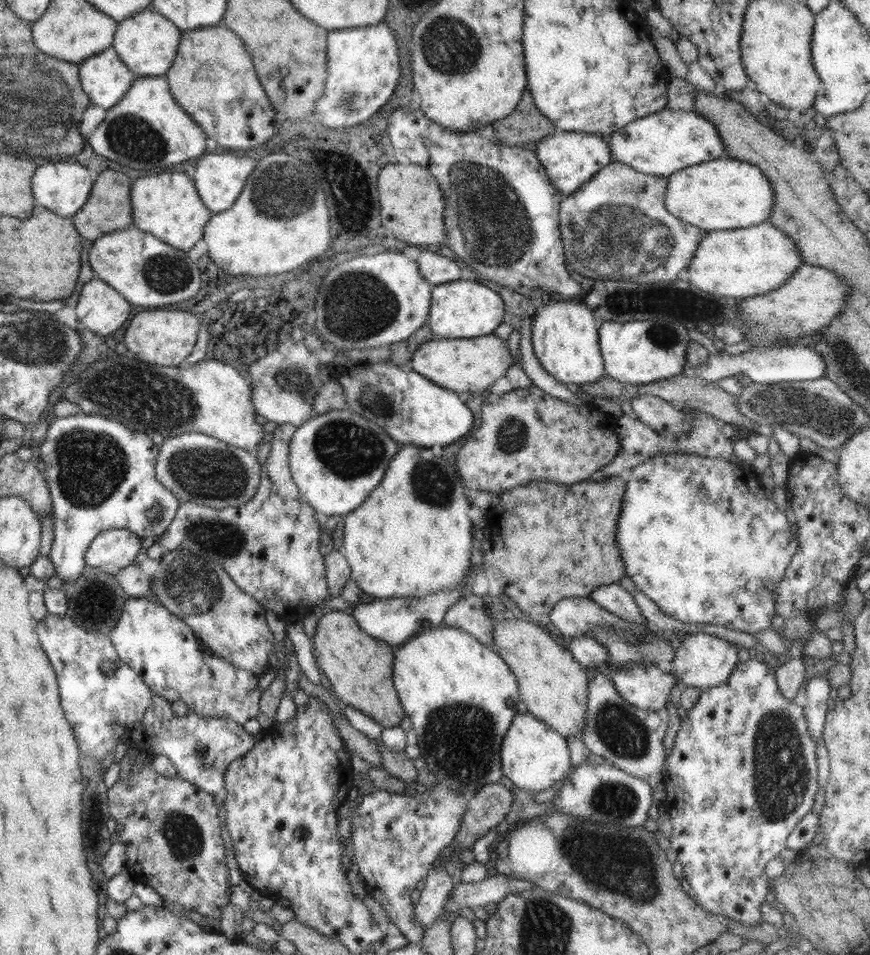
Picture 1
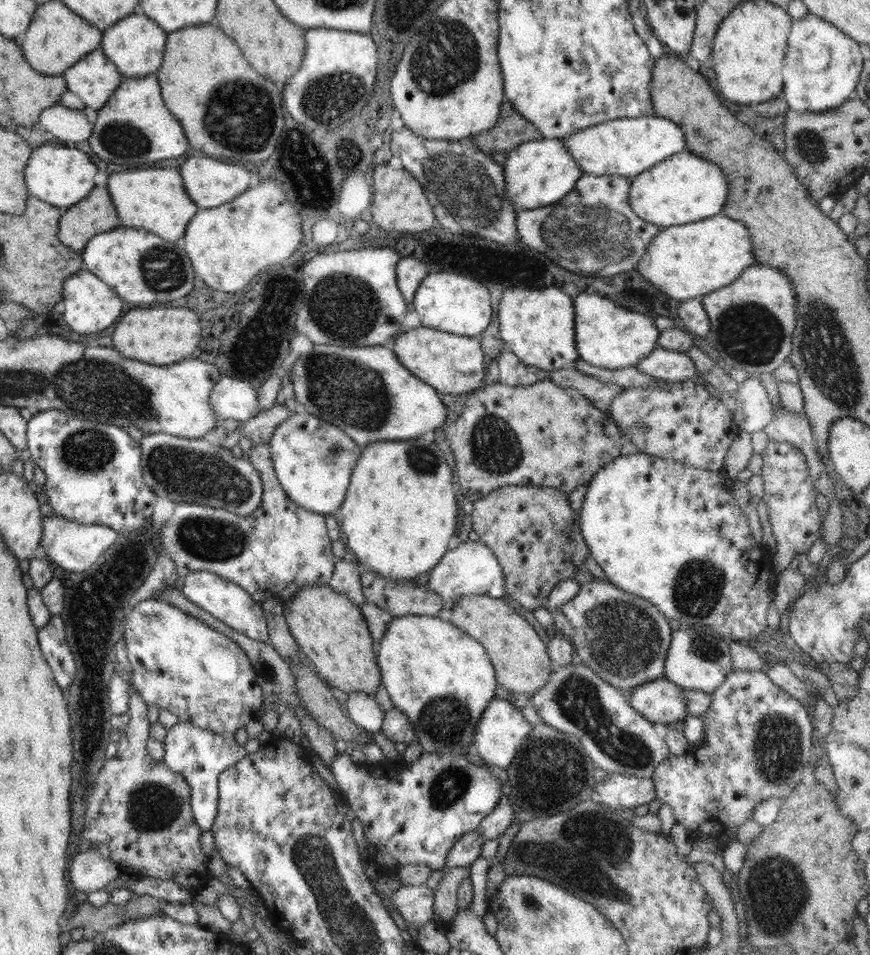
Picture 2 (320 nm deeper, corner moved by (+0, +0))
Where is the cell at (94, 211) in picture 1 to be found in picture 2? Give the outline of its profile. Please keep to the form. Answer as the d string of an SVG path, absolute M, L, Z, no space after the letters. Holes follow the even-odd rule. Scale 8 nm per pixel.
M95 186L85 199L64 212L58 238L68 248L82 252L94 235L112 230L118 224L121 224L120 219L108 190Z

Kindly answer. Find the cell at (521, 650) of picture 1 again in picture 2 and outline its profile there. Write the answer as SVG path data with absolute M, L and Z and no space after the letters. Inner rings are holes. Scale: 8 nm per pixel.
M462 596L455 600L455 605L451 610L450 623L469 634L485 648L490 662L495 668L496 680L498 680L500 688L510 691L512 694L521 692L534 696L536 690L540 690L548 684L555 663L548 656L547 644L540 639L525 618L516 614L508 605L507 599L494 599L490 596Z

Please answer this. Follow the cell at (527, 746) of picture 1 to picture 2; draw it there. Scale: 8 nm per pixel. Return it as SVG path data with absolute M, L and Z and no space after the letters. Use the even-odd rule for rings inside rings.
M498 697L486 705L473 734L473 745L476 747L480 758L492 765L492 770L496 766L508 768L508 764L514 760L514 755L518 750L522 740L530 734L532 724L521 713L521 709L515 707L510 701L499 699Z

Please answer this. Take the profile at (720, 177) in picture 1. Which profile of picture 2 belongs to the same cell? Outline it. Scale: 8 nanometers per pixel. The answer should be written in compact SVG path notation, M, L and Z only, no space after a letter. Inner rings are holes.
M690 151L678 152L630 178L630 209L640 219L658 227L695 223L722 215L729 186L721 168Z

